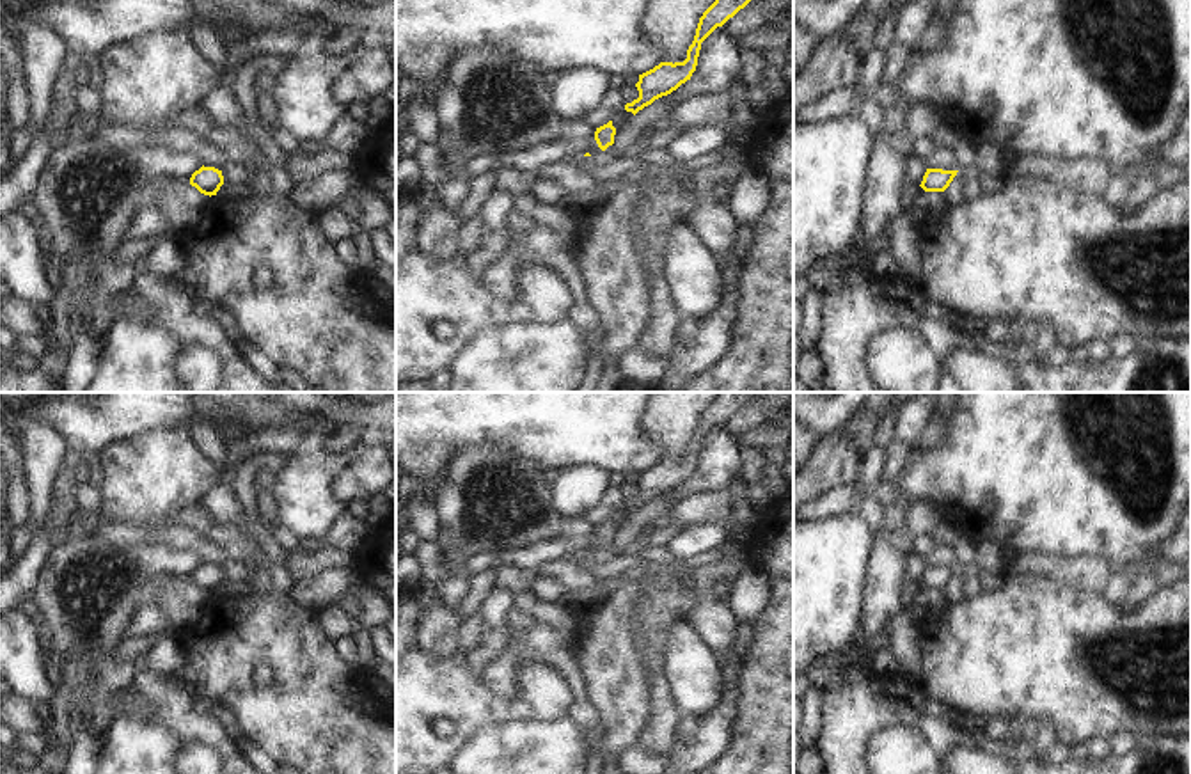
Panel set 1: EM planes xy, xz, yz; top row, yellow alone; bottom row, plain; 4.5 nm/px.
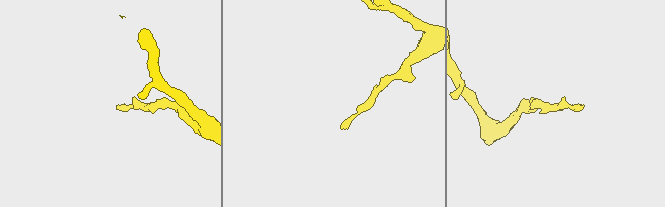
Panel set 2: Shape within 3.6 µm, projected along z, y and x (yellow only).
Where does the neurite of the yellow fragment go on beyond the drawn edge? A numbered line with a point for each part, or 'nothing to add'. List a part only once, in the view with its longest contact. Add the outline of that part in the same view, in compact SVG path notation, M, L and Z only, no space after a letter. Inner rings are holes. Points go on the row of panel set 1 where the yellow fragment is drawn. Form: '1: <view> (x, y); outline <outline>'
nothing to add

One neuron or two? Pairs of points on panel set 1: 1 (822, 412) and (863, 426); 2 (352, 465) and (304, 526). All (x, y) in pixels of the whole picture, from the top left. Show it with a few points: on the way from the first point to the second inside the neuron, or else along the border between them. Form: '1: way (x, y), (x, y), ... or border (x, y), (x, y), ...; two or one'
1: border (859, 410), (838, 428), (820, 437); two
2: way (338, 480), (306, 512); one

